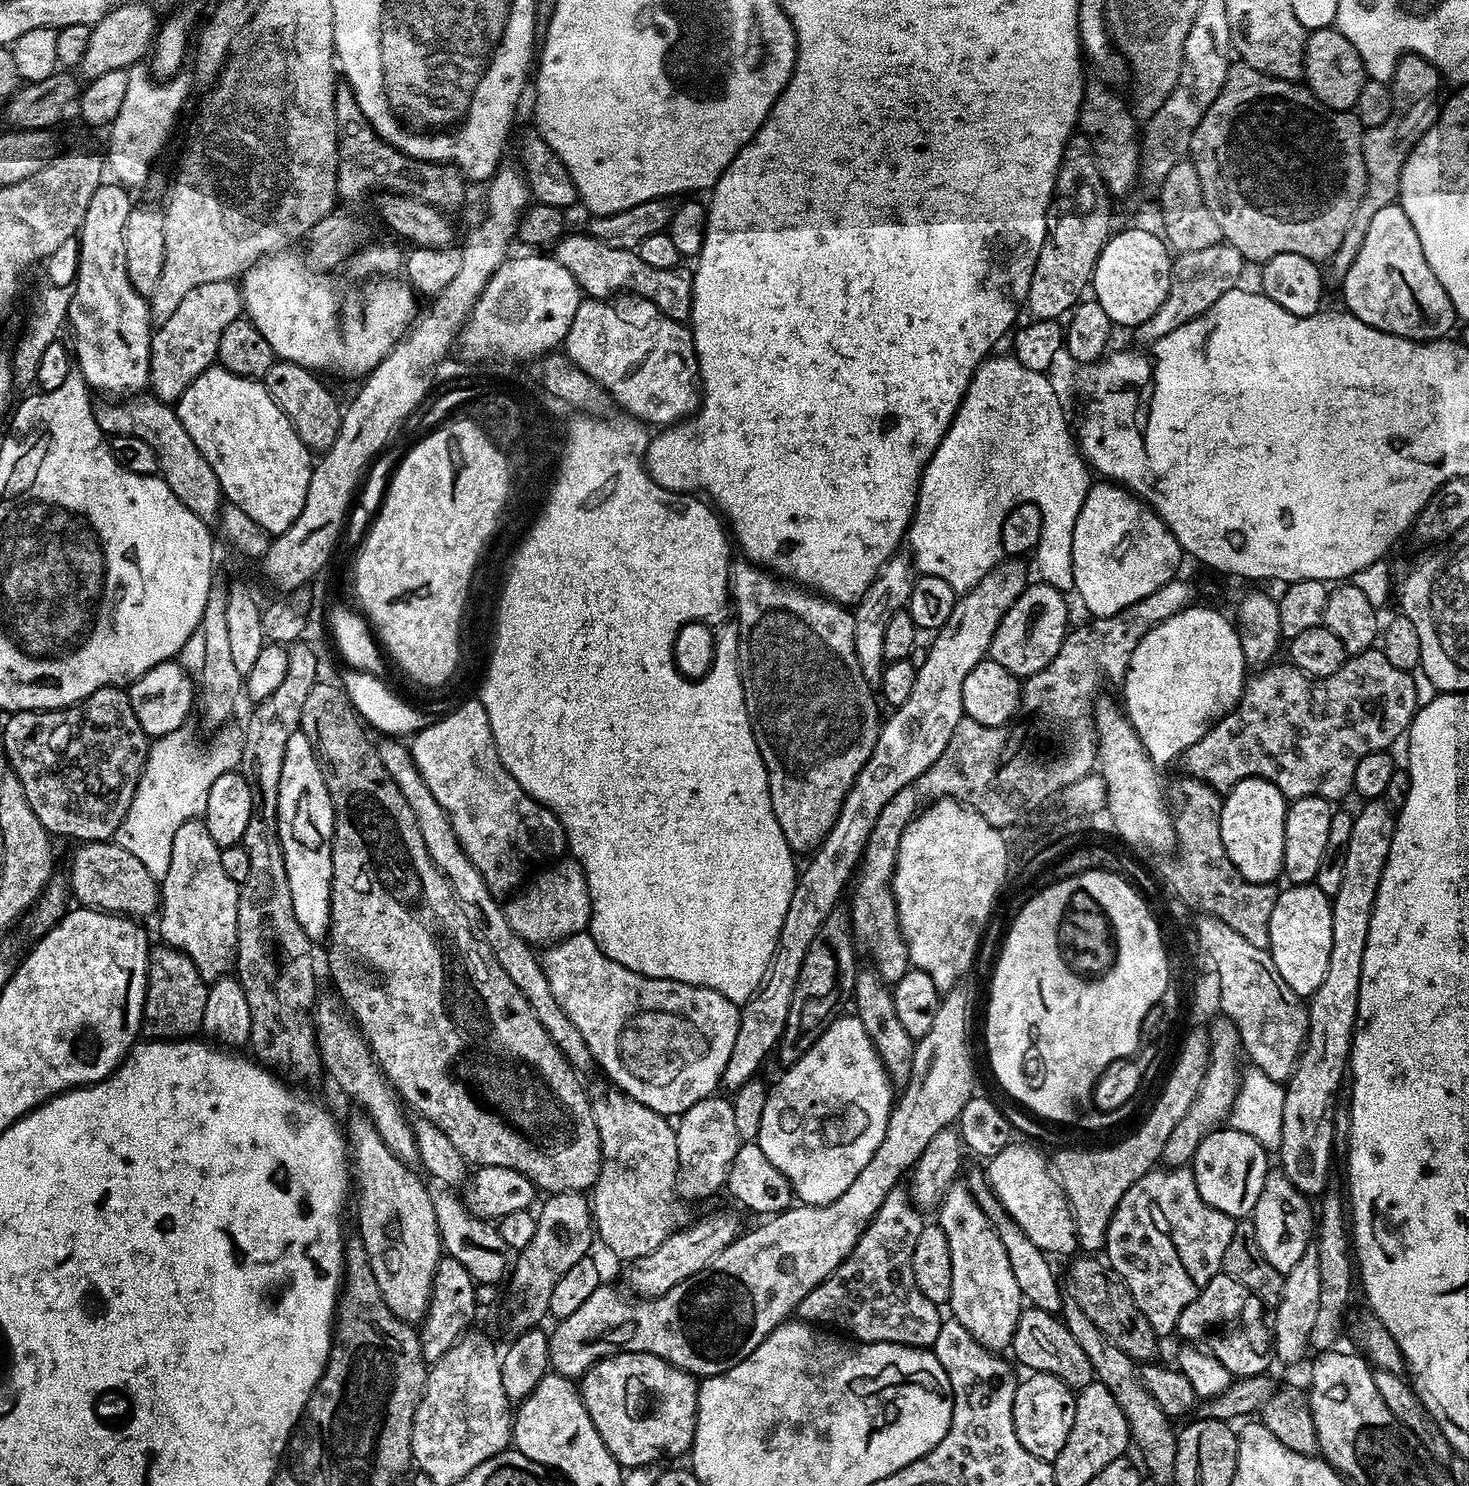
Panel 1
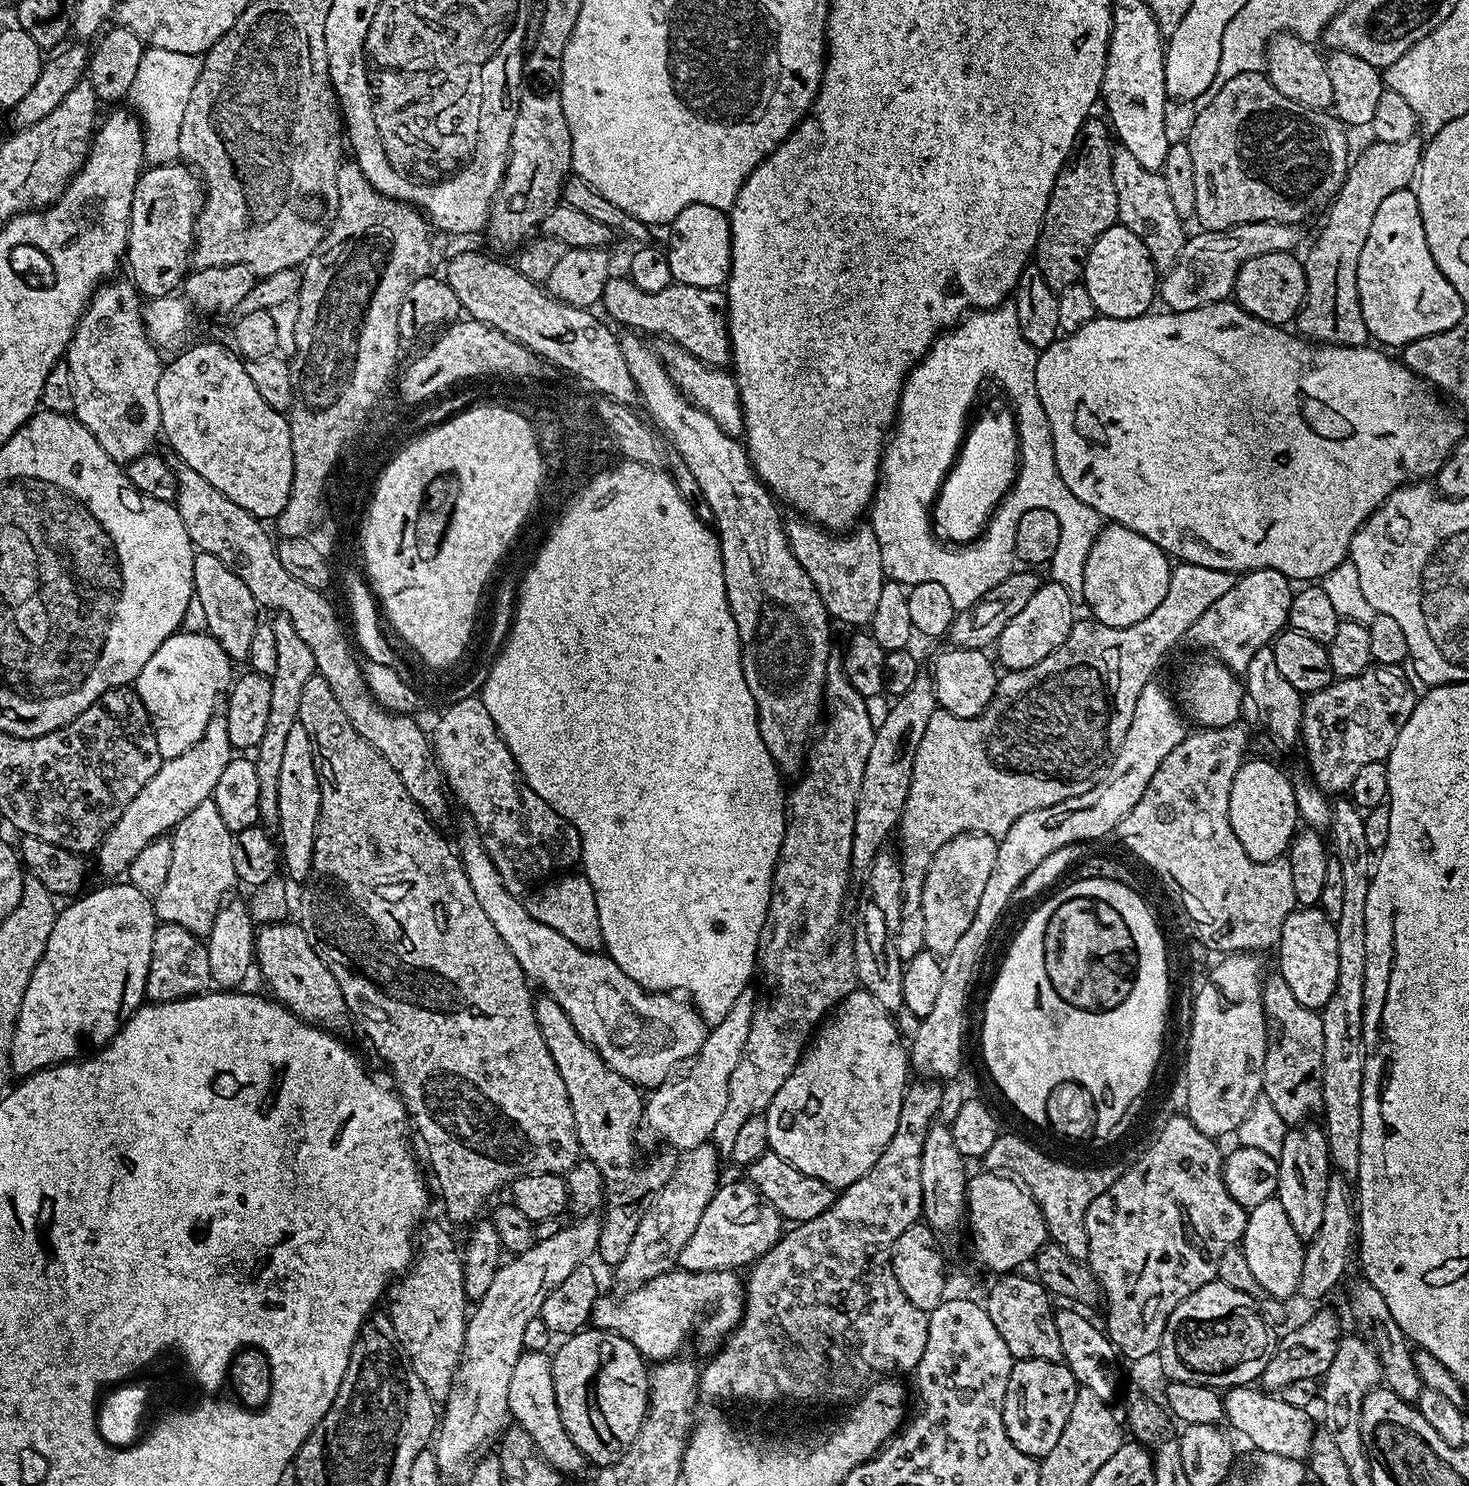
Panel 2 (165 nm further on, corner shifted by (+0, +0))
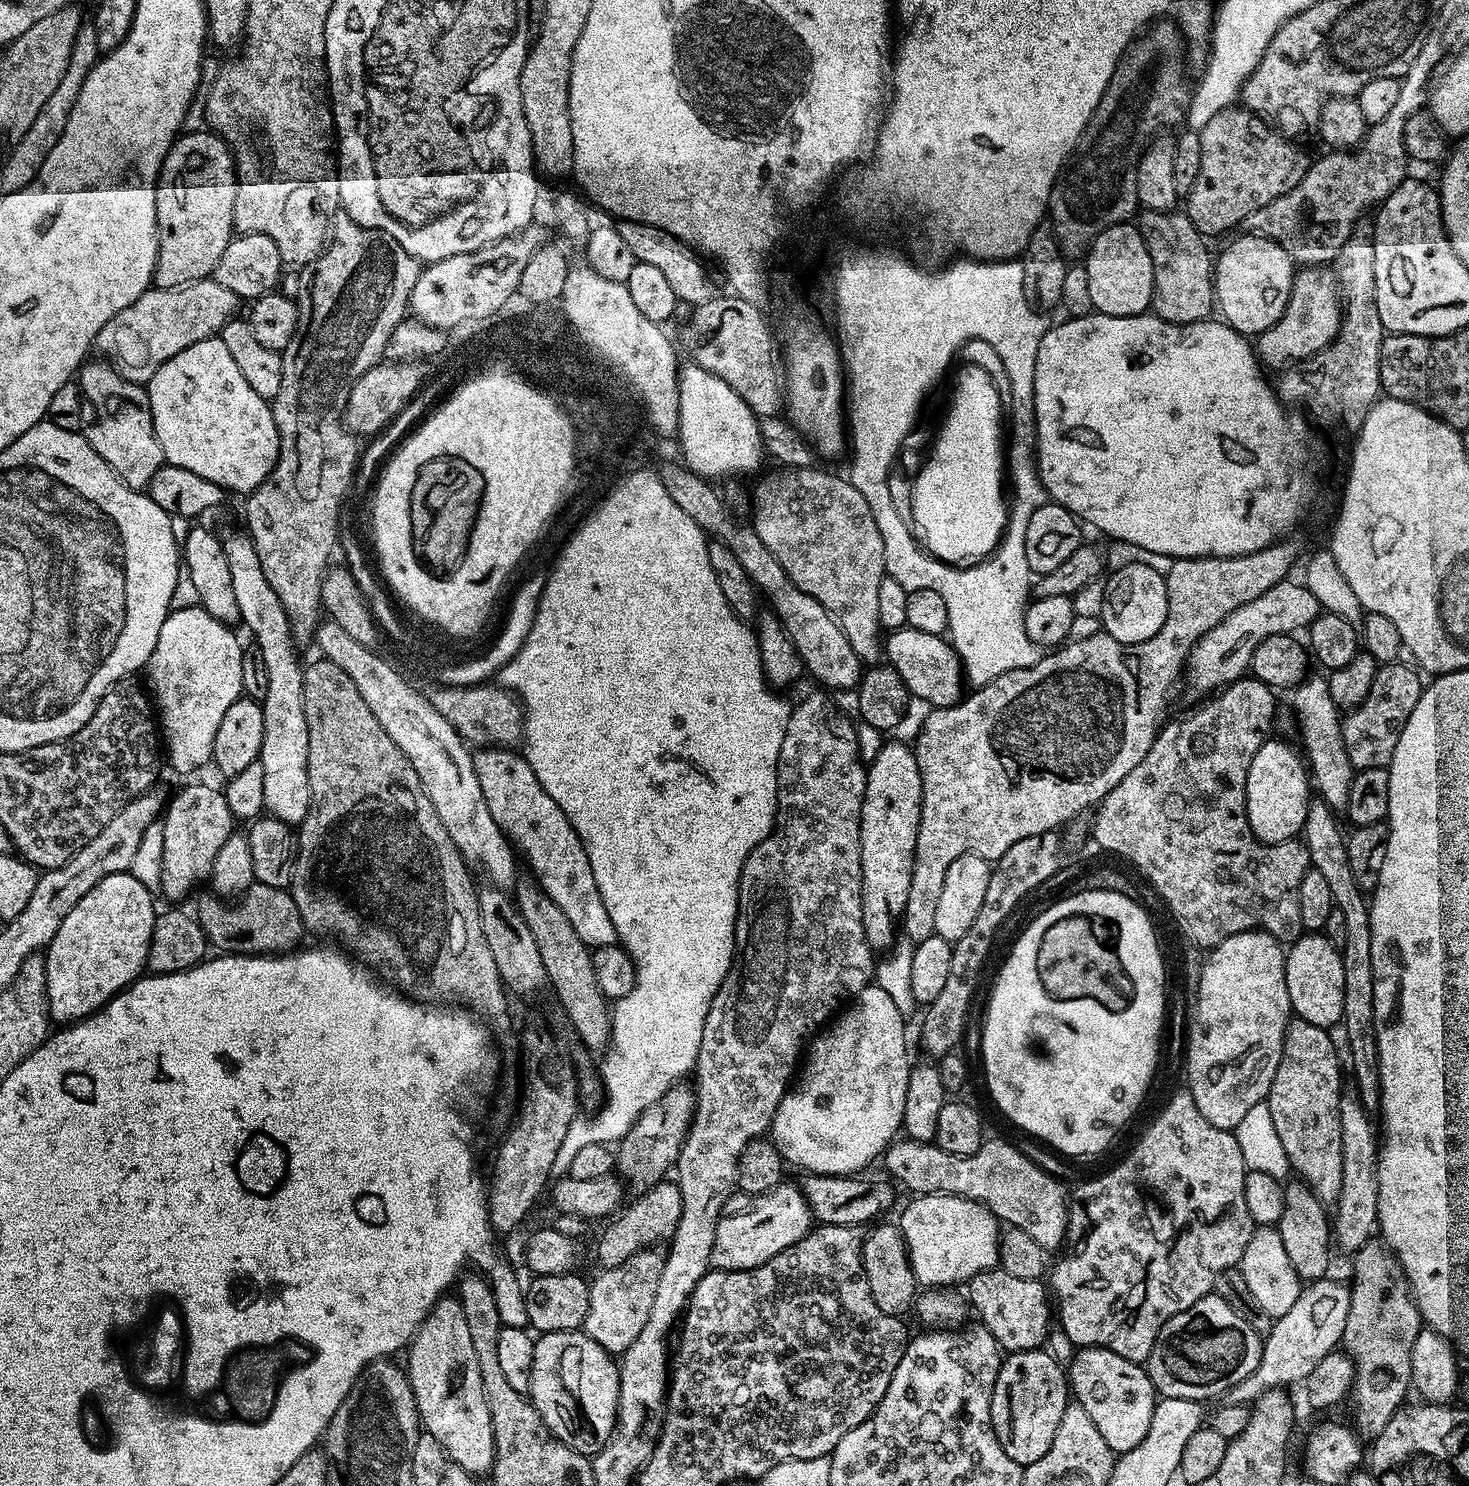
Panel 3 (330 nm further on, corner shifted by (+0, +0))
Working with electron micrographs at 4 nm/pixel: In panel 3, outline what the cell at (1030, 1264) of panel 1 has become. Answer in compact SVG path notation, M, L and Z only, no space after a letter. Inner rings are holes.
M1081 1348L1075 1354L1077 1356L1073 1358L1072 1365L1067 1365L1066 1368L1070 1392L1075 1403L1080 1404L1082 1410L1090 1415L1094 1424L1098 1426L1098 1432L1102 1434L1102 1438L1106 1439L1107 1445L1110 1446L1113 1453L1129 1452L1134 1446L1138 1446L1139 1442L1142 1442L1142 1438L1146 1436L1146 1432L1150 1428L1150 1420L1158 1399L1152 1379L1137 1361L1122 1358L1105 1348Z

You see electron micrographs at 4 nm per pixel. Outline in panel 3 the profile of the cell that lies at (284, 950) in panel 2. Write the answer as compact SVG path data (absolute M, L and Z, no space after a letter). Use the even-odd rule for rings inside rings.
M254 882L239 893L236 905L215 894L207 895L195 897L194 915L208 935L209 945L221 953L283 954L293 951L301 943L300 935L305 935L302 914L298 914L298 906L294 906L291 891Z

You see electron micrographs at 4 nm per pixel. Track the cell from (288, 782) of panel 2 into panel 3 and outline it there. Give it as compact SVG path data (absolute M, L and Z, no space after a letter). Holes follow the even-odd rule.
M247 531L232 532L229 536L223 537L224 549L226 550L226 562L230 562L230 579L234 585L234 595L238 601L238 614L240 615L240 624L248 627L252 631L254 646L258 650L262 650L262 658L266 661L266 678L268 685L266 686L266 698L262 701L264 706L264 737L262 738L262 746L260 747L260 759L258 763L262 766L262 798L264 799L264 807L267 815L278 818L282 822L293 826L299 826L306 818L308 807L310 806L310 786L308 785L308 727L306 726L306 714L304 713L304 668L300 660L296 657L298 645L292 639L292 631L290 630L290 622L286 618L286 610L282 610L282 604L278 602L278 596L274 594L274 590L270 587L270 582L266 582L266 574L262 574L262 562L258 562L258 550L254 550L254 542Z

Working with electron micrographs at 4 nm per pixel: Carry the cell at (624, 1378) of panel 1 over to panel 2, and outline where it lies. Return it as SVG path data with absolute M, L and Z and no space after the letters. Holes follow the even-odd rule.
M585 1327L572 1333L563 1343L552 1356L554 1394L558 1414L562 1414L562 1426L566 1426L566 1434L570 1434L574 1446L582 1450L585 1461L592 1463L593 1460L596 1466L618 1462L634 1438L638 1438L638 1430L648 1413L649 1369L646 1361L638 1349L626 1342L626 1338L613 1332L603 1332L601 1328Z

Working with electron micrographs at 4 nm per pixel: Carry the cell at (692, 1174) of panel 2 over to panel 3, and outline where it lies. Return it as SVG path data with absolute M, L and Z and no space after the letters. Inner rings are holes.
M645 1250L626 1258L622 1266L603 1269L601 1276L590 1284L590 1306L582 1325L583 1332L608 1352L623 1354L630 1342L642 1334L642 1326L646 1326L650 1318L664 1261L665 1257L661 1253L659 1256L656 1250Z

